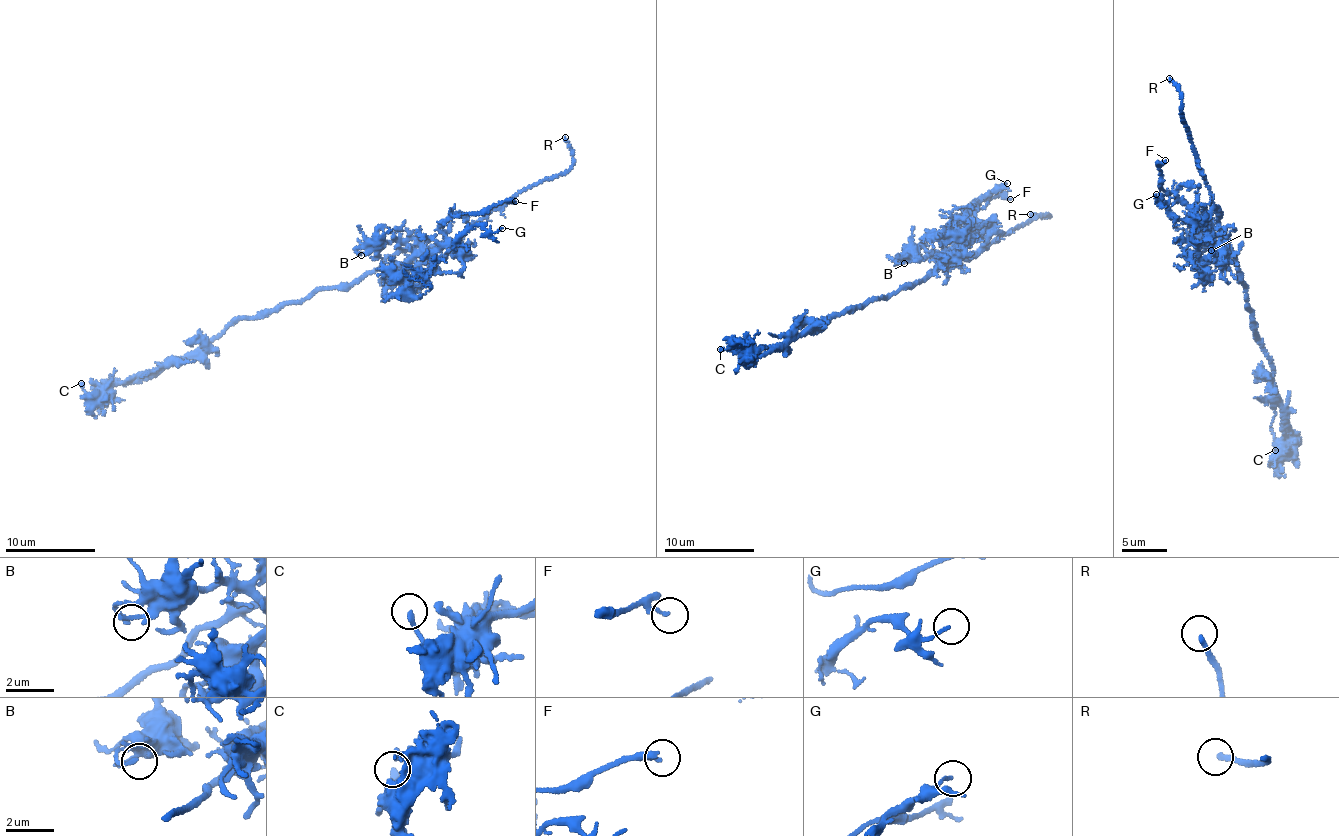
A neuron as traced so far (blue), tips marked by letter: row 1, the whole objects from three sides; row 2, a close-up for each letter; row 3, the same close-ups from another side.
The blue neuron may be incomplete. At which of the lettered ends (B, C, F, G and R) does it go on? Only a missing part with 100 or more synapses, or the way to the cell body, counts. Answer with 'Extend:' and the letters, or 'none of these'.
Extend: R

